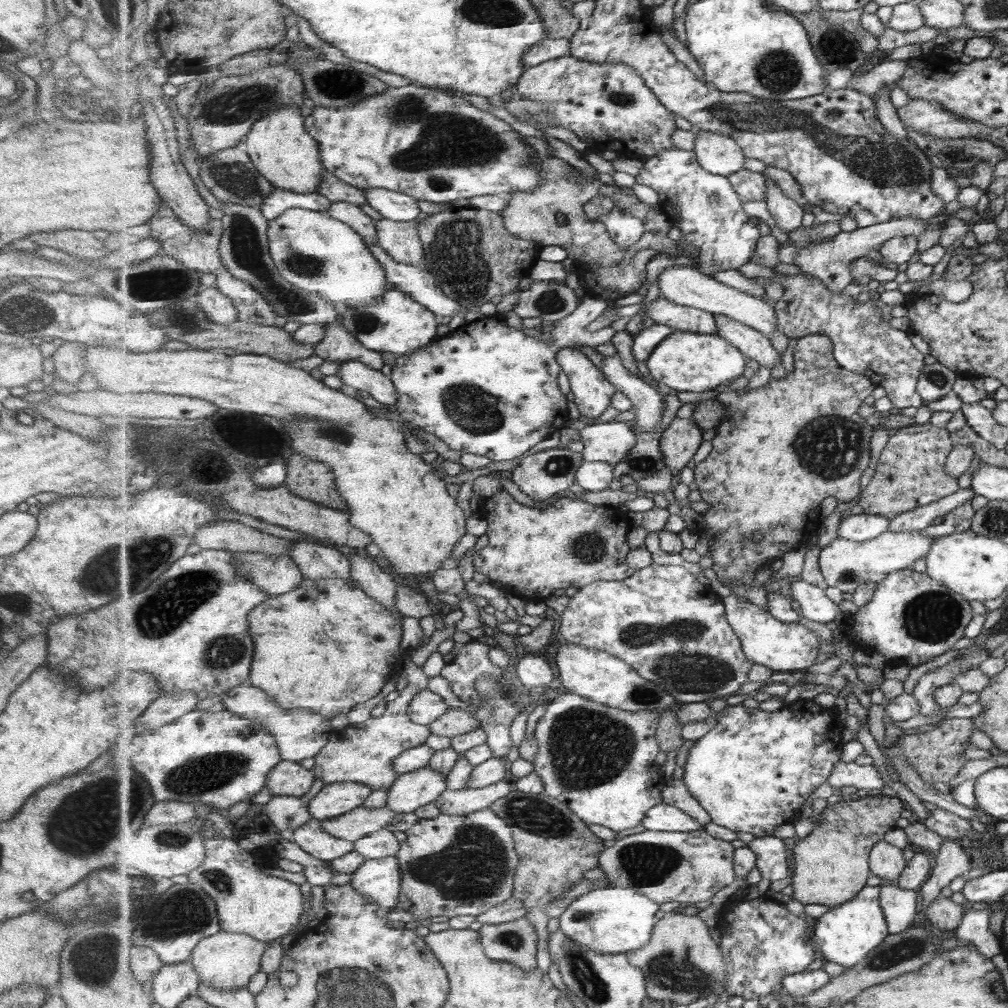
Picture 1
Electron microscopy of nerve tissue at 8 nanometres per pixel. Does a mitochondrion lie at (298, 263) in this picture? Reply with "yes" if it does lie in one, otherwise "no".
yes

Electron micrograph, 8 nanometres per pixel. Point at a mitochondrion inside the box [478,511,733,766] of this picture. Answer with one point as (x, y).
(590, 547)

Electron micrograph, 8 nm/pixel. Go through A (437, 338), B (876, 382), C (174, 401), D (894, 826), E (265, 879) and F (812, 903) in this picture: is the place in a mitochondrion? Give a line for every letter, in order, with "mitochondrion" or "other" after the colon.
A: other
B: other
C: other
D: other
E: other
F: other

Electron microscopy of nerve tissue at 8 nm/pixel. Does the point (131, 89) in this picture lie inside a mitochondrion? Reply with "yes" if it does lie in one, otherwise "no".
no

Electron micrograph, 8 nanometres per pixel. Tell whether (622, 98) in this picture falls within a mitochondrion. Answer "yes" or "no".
yes

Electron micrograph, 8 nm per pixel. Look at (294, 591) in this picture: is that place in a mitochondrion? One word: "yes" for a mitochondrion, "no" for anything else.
no

